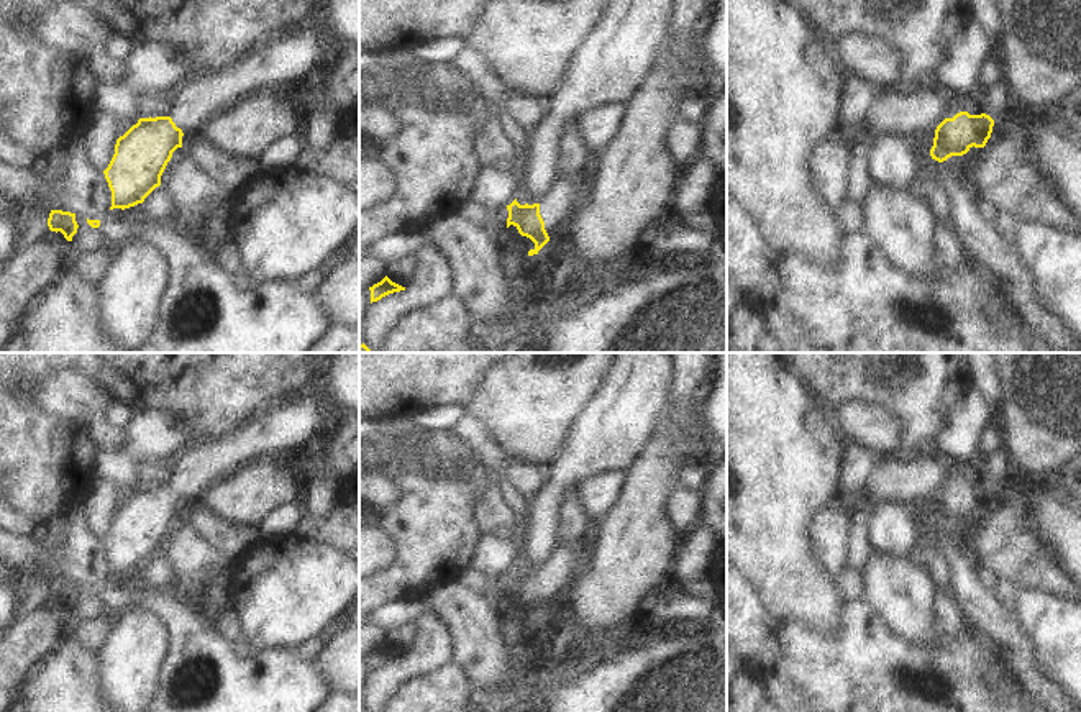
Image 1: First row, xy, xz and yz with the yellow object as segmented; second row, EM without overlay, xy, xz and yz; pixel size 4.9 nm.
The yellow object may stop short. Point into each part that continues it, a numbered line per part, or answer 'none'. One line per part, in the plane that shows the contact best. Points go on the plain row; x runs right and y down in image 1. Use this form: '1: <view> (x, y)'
1: xz (565, 566)

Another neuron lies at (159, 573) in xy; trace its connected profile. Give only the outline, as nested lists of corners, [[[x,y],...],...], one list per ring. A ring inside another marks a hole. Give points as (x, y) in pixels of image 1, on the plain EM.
[[[167,551],[156,555],[141,571],[141,581],[153,591],[174,587],[177,579],[176,568]]]

